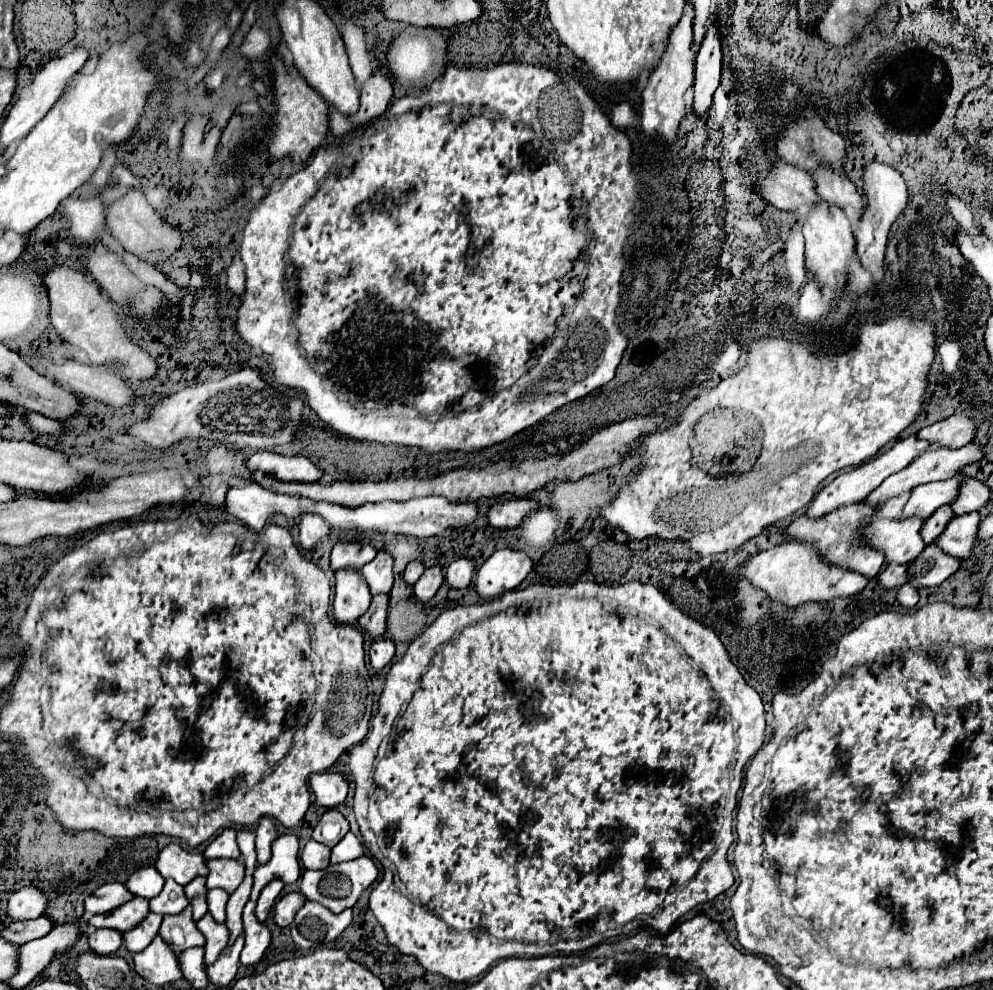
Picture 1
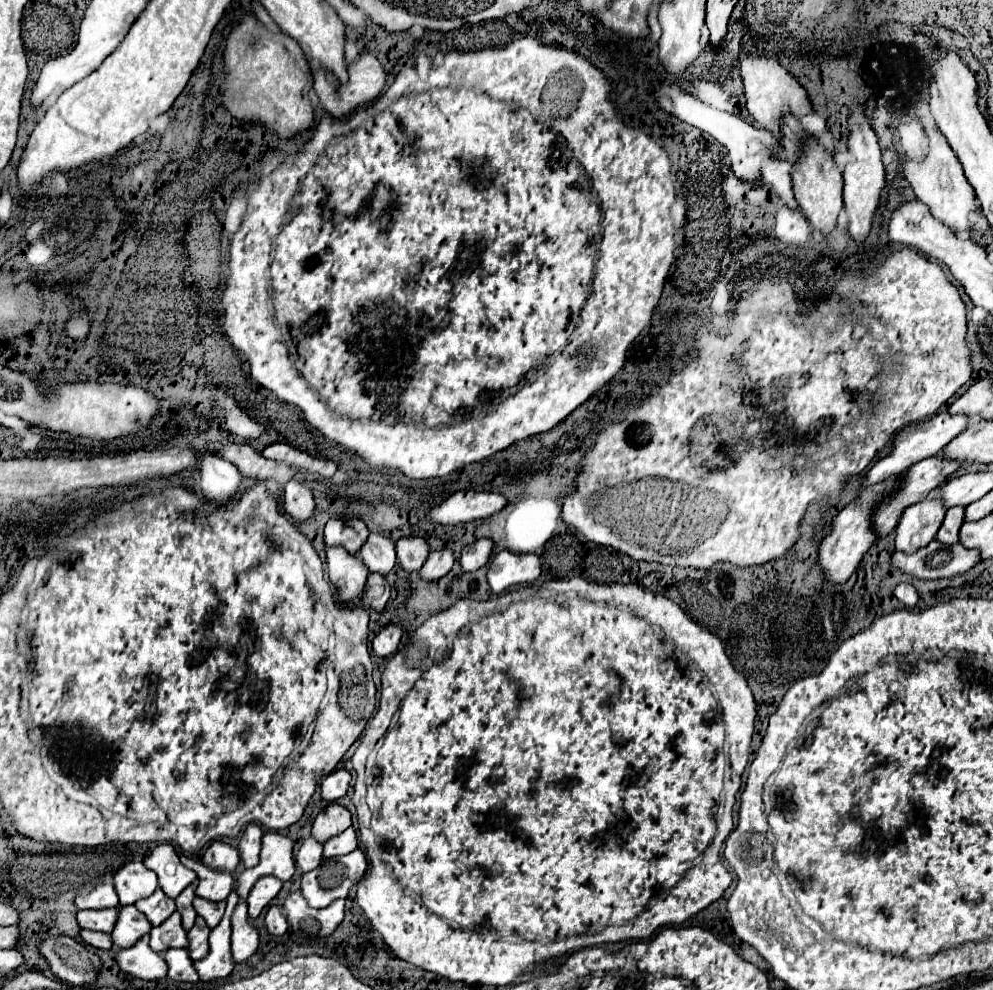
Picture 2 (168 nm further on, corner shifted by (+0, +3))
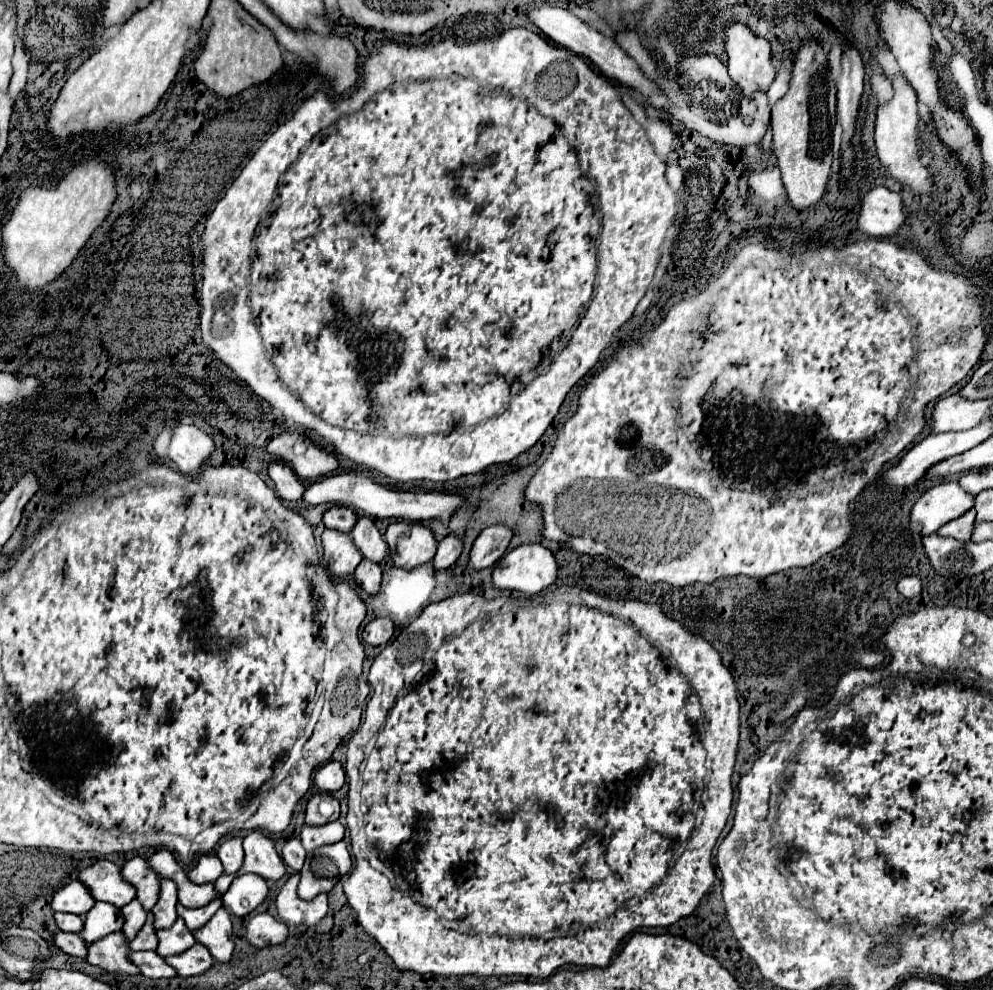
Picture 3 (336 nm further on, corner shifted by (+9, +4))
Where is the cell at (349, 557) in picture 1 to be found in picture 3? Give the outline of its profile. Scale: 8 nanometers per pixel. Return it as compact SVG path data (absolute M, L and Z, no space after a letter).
M332 505L330 509L326 509L322 521L324 521L324 525L328 529L336 529L336 531L348 533L354 527L354 523L356 523L356 513L350 507Z

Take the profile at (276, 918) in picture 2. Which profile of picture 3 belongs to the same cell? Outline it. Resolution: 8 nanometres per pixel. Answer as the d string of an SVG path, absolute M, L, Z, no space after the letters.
M260 913L248 921L246 939L256 949L282 945L288 939L288 927L282 921L274 919L270 913Z

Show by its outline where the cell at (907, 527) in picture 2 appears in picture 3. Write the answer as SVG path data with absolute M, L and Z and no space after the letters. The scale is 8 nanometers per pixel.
M948 481L926 491L912 507L910 519L922 523L922 535L938 531L944 523L964 515L974 507L974 495L964 491L958 481Z

